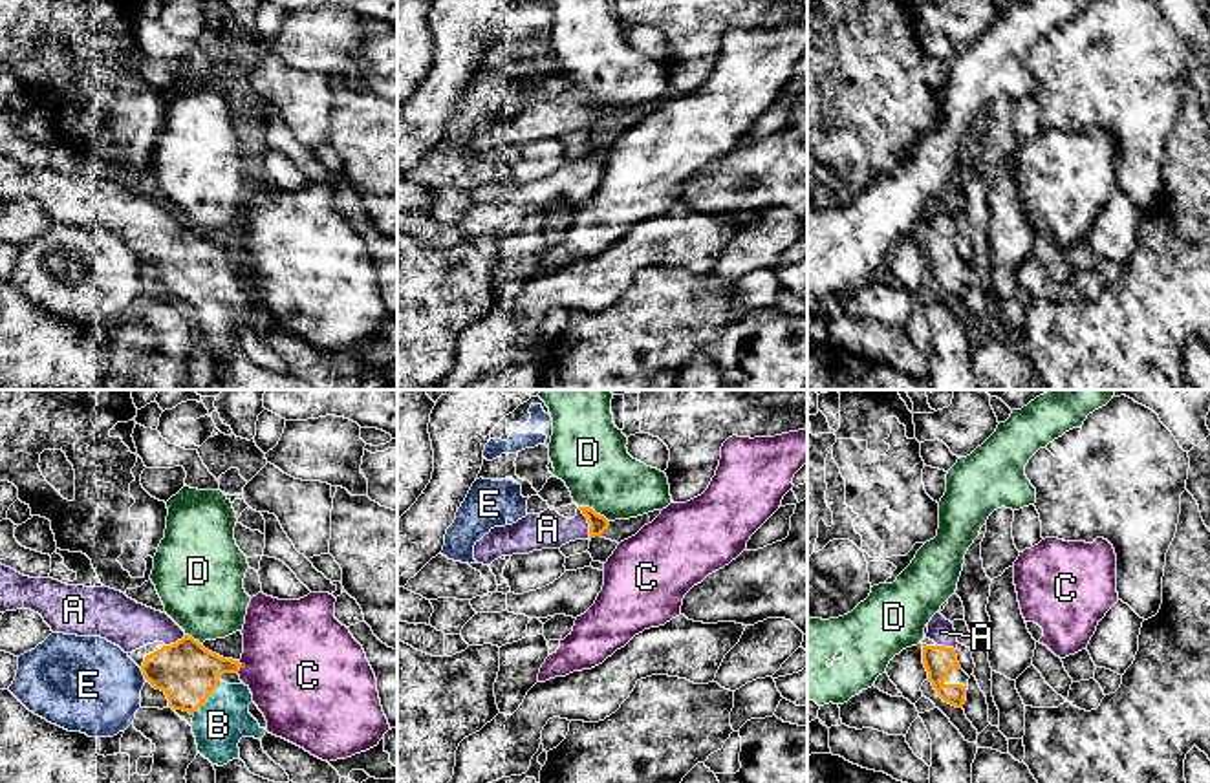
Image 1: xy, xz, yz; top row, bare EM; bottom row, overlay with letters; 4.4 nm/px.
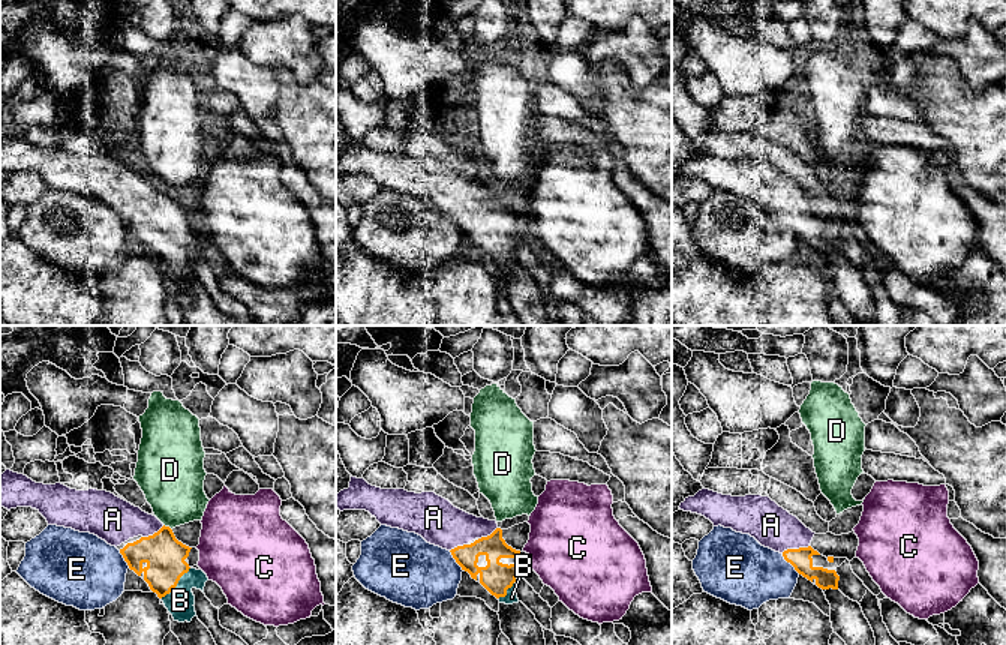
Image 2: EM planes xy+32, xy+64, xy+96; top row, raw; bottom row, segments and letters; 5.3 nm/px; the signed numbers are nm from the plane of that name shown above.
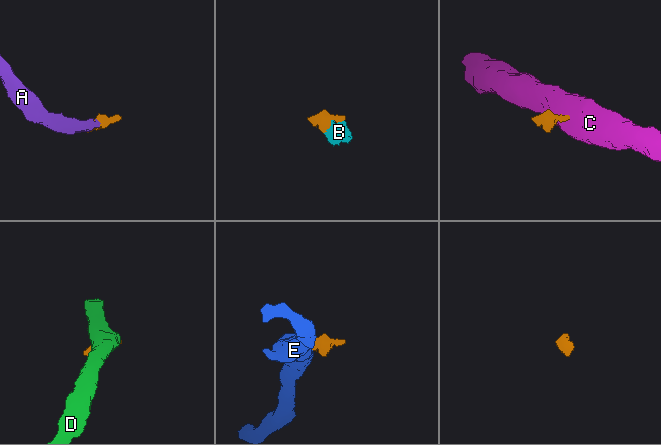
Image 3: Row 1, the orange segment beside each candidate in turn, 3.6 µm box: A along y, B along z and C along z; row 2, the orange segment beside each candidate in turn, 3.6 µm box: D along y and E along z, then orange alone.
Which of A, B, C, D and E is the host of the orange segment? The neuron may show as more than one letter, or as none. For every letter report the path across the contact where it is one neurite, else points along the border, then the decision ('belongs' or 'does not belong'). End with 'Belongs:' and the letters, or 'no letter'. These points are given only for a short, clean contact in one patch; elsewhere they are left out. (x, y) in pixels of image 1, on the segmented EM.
A: runs through xz (597, 524), (588, 522), (577, 529), (548, 529); belongs
B: runs through xy (187, 672), (207, 696), (218, 708), (218, 725); belongs
C: border along xy (240, 661), (237, 672); does not belong
D: border along xz (579, 505), (592, 507), (608, 522); does not belong
E: border along xy (140, 668), (147, 679); does not belong
Belongs: A, B

